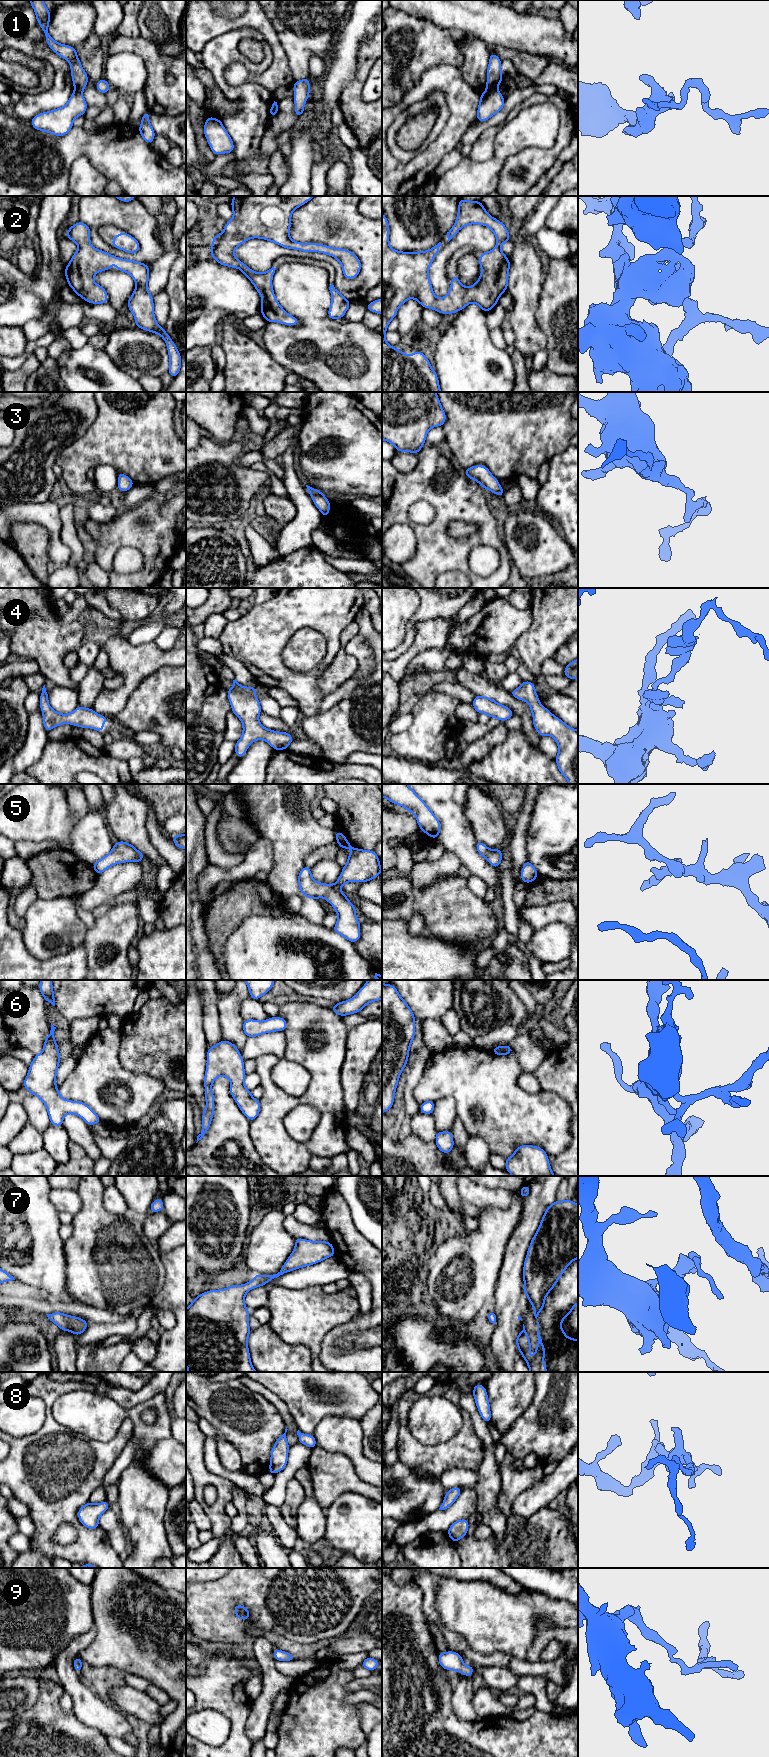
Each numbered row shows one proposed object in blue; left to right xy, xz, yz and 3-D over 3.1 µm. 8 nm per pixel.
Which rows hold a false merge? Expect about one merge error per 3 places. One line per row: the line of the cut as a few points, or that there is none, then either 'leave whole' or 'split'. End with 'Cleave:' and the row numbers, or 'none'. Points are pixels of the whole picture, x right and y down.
1: cut yz (496, 89), (486, 91); split
2: cut none; leave whole
3: cut none; leave whole
4: cut none; leave whole
5: cut none; leave whole
6: cut none; leave whole
7: cut none; leave whole
8: cut none; leave whole
9: cut none; leave whole
Cleave: 1

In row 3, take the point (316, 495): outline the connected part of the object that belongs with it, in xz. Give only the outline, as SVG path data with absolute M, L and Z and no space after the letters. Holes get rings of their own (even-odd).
M306 485L308 492L316 505L316 507L320 510L324 518L328 518L328 513L330 511L330 502L329 500L323 495L323 492L314 489L308 485Z

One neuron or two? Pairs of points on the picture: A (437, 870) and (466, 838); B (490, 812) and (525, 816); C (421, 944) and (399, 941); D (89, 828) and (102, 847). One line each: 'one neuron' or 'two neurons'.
A: two neurons
B: two neurons
C: one neuron
D: one neuron

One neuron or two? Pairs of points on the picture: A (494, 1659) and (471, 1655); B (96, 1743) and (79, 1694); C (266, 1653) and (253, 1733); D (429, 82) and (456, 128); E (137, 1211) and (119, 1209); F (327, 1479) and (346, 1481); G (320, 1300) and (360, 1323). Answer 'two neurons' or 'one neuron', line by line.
A: one neuron
B: two neurons
C: one neuron
D: one neuron
E: two neurons
F: one neuron
G: two neurons

